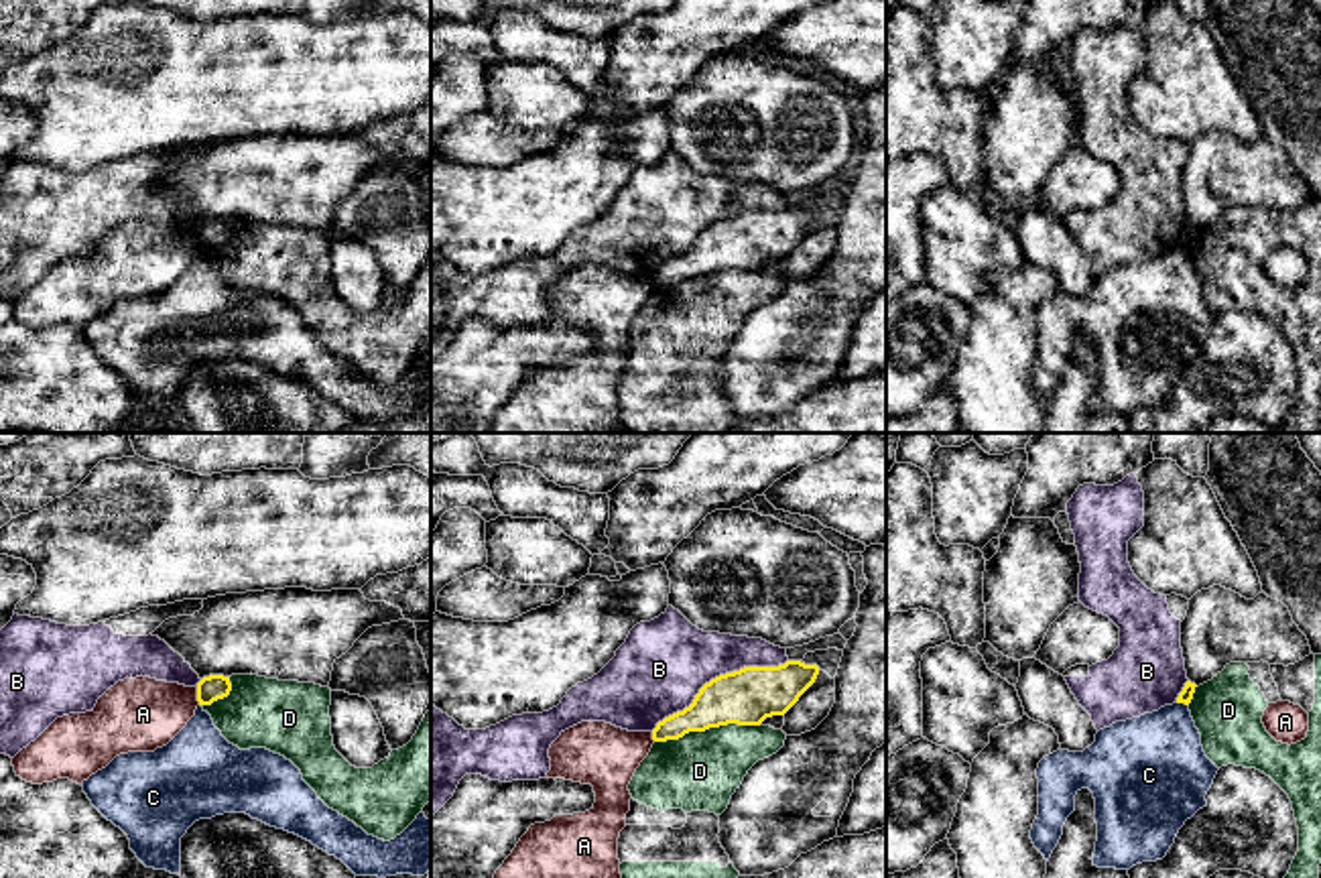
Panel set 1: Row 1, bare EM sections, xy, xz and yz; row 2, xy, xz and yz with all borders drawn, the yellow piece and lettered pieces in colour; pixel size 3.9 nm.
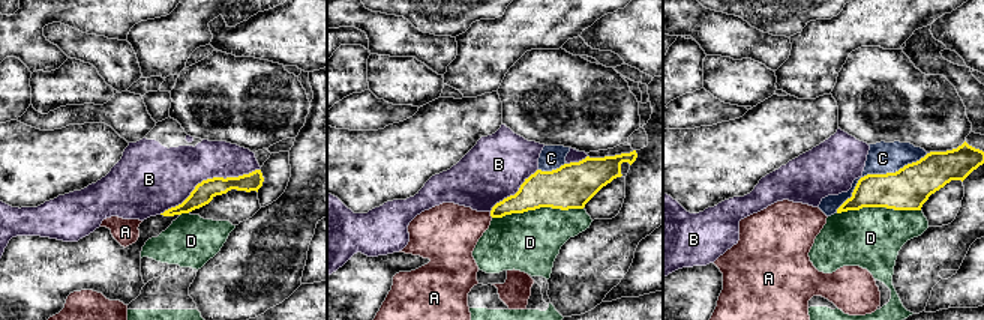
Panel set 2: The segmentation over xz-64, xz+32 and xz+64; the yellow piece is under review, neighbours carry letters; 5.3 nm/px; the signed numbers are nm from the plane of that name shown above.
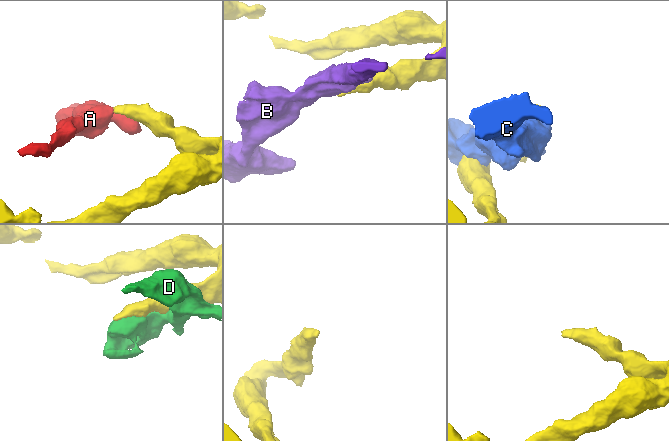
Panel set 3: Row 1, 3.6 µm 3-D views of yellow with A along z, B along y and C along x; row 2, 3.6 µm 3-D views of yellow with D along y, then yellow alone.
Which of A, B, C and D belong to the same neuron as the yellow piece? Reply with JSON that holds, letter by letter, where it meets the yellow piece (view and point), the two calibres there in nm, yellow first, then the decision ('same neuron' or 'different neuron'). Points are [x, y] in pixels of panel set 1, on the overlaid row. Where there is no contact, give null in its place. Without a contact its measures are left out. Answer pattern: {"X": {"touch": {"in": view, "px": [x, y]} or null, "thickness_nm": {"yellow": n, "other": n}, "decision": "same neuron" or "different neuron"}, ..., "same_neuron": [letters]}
{"A": {"touch": {"in": "xy", "px": [198, 696]}, "thickness_nm": {"yellow": 100, "other": 300}, "decision": "different neuron"}, "B": {"touch": {"in": "xz", "px": [716, 677]}, "thickness_nm": {"yellow": 220, "other": 360}, "decision": "different neuron"}, "C": {"touch": {"in": "yz", "px": [1183, 702]}, "thickness_nm": {"yellow": 60, "other": 360}, "decision": "different neuron"}, "D": {"touch": {"in": "xz", "px": [706, 728]}, "thickness_nm": {"yellow": 220, "other": 300}, "decision": "different neuron"}, "same_neuron": []}

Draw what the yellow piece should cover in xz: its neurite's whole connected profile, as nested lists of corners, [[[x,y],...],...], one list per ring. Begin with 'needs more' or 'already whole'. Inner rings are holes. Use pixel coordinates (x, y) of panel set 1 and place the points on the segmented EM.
already whole | [[[787,661],[778,667],[744,667],[705,683],[693,703],[652,730],[654,742],[679,740],[728,724],[760,726],[766,717],[784,715],[815,683],[817,665]]]

